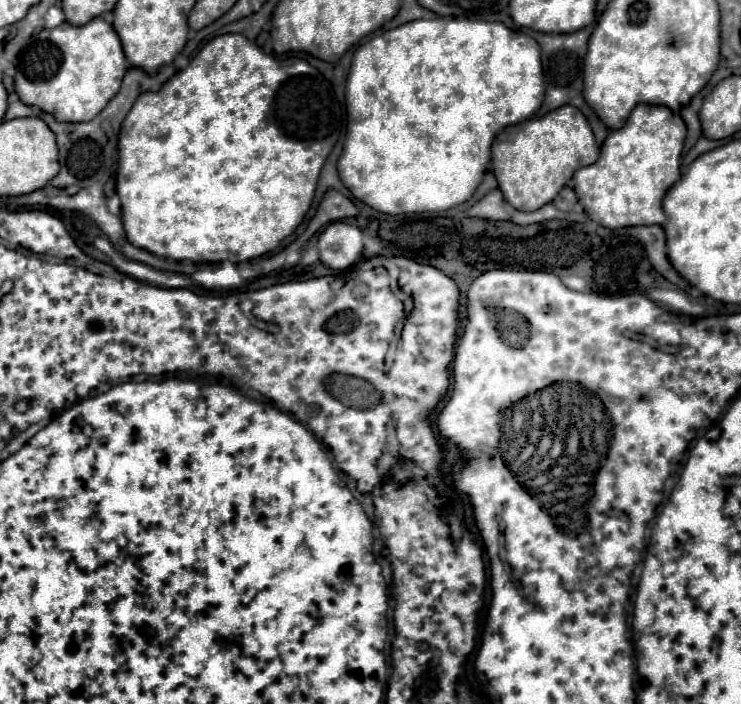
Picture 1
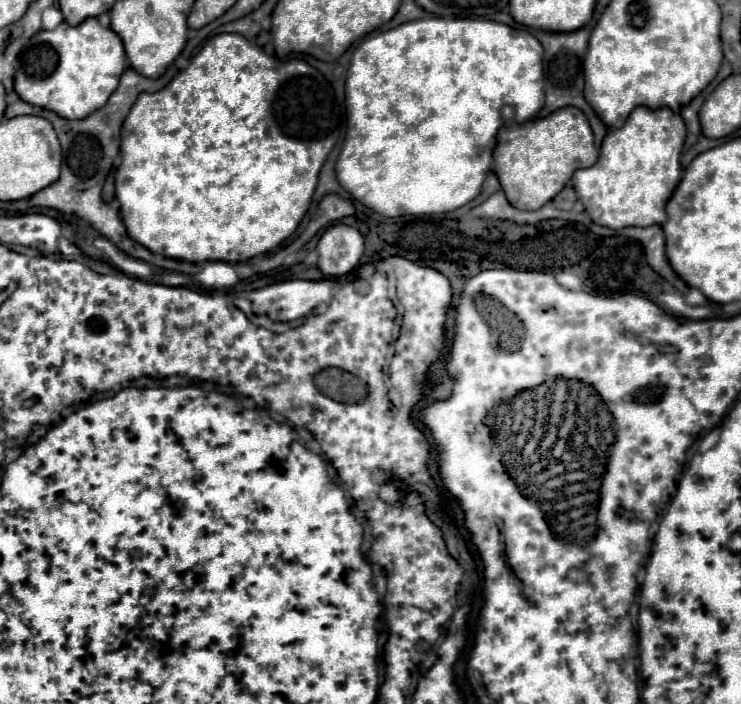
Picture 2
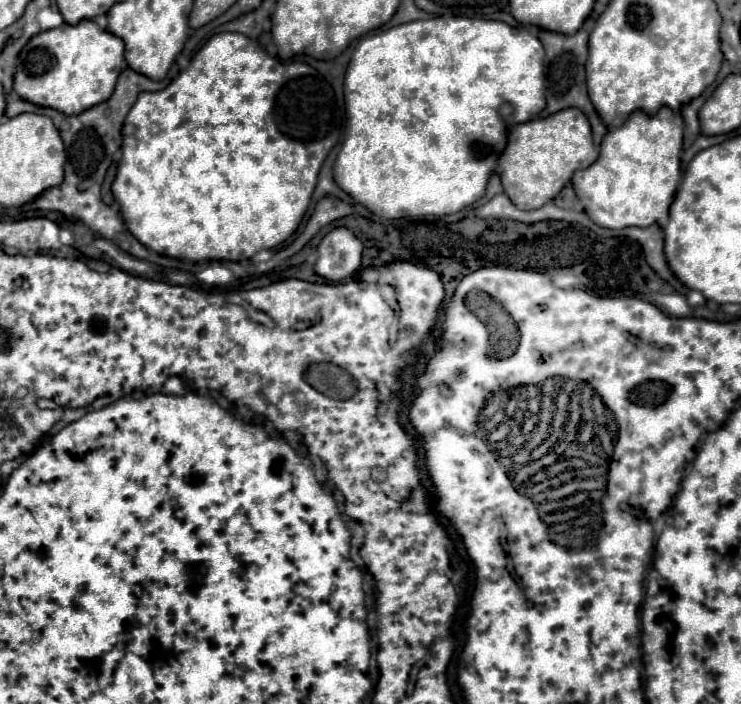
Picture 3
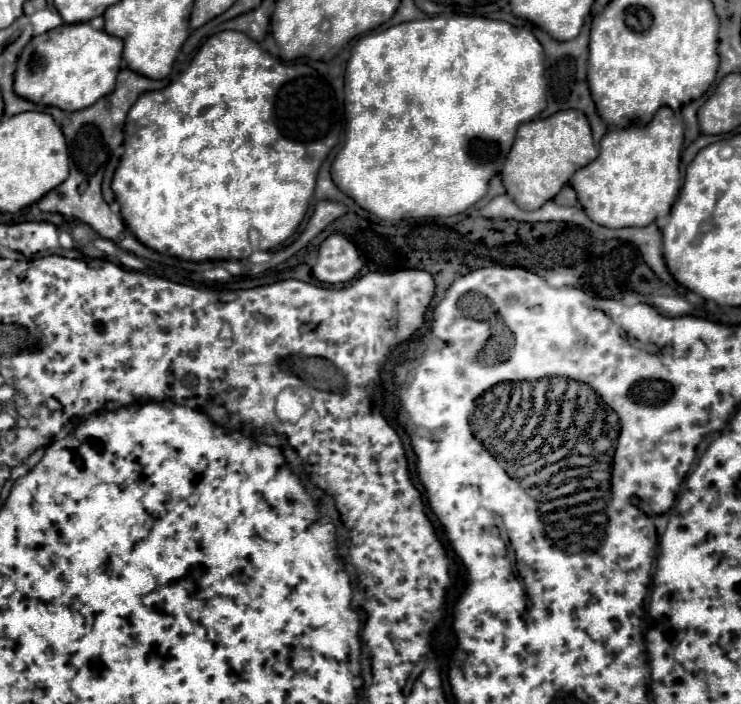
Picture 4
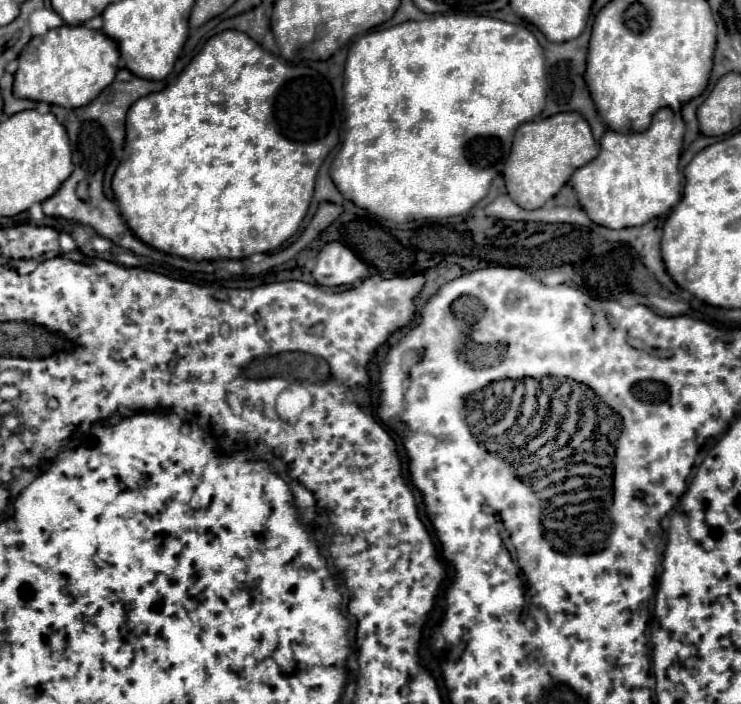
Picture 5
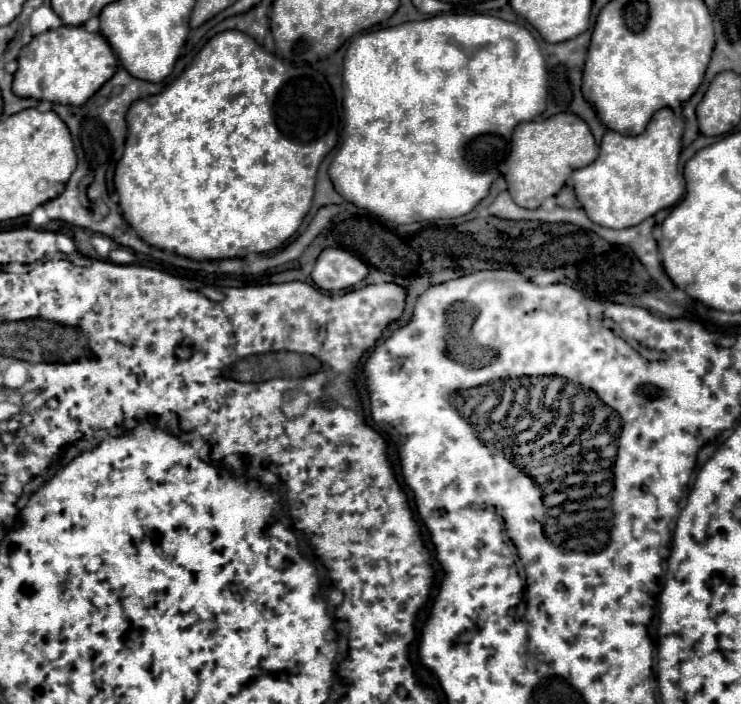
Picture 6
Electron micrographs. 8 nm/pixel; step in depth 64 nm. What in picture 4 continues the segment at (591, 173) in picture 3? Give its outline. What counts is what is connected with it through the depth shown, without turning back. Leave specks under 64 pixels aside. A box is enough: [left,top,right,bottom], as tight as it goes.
[570,106,683,228]

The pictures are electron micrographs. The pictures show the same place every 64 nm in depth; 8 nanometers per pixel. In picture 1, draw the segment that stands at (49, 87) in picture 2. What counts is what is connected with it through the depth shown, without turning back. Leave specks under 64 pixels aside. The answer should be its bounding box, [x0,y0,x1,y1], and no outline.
[16,18,126,122]

